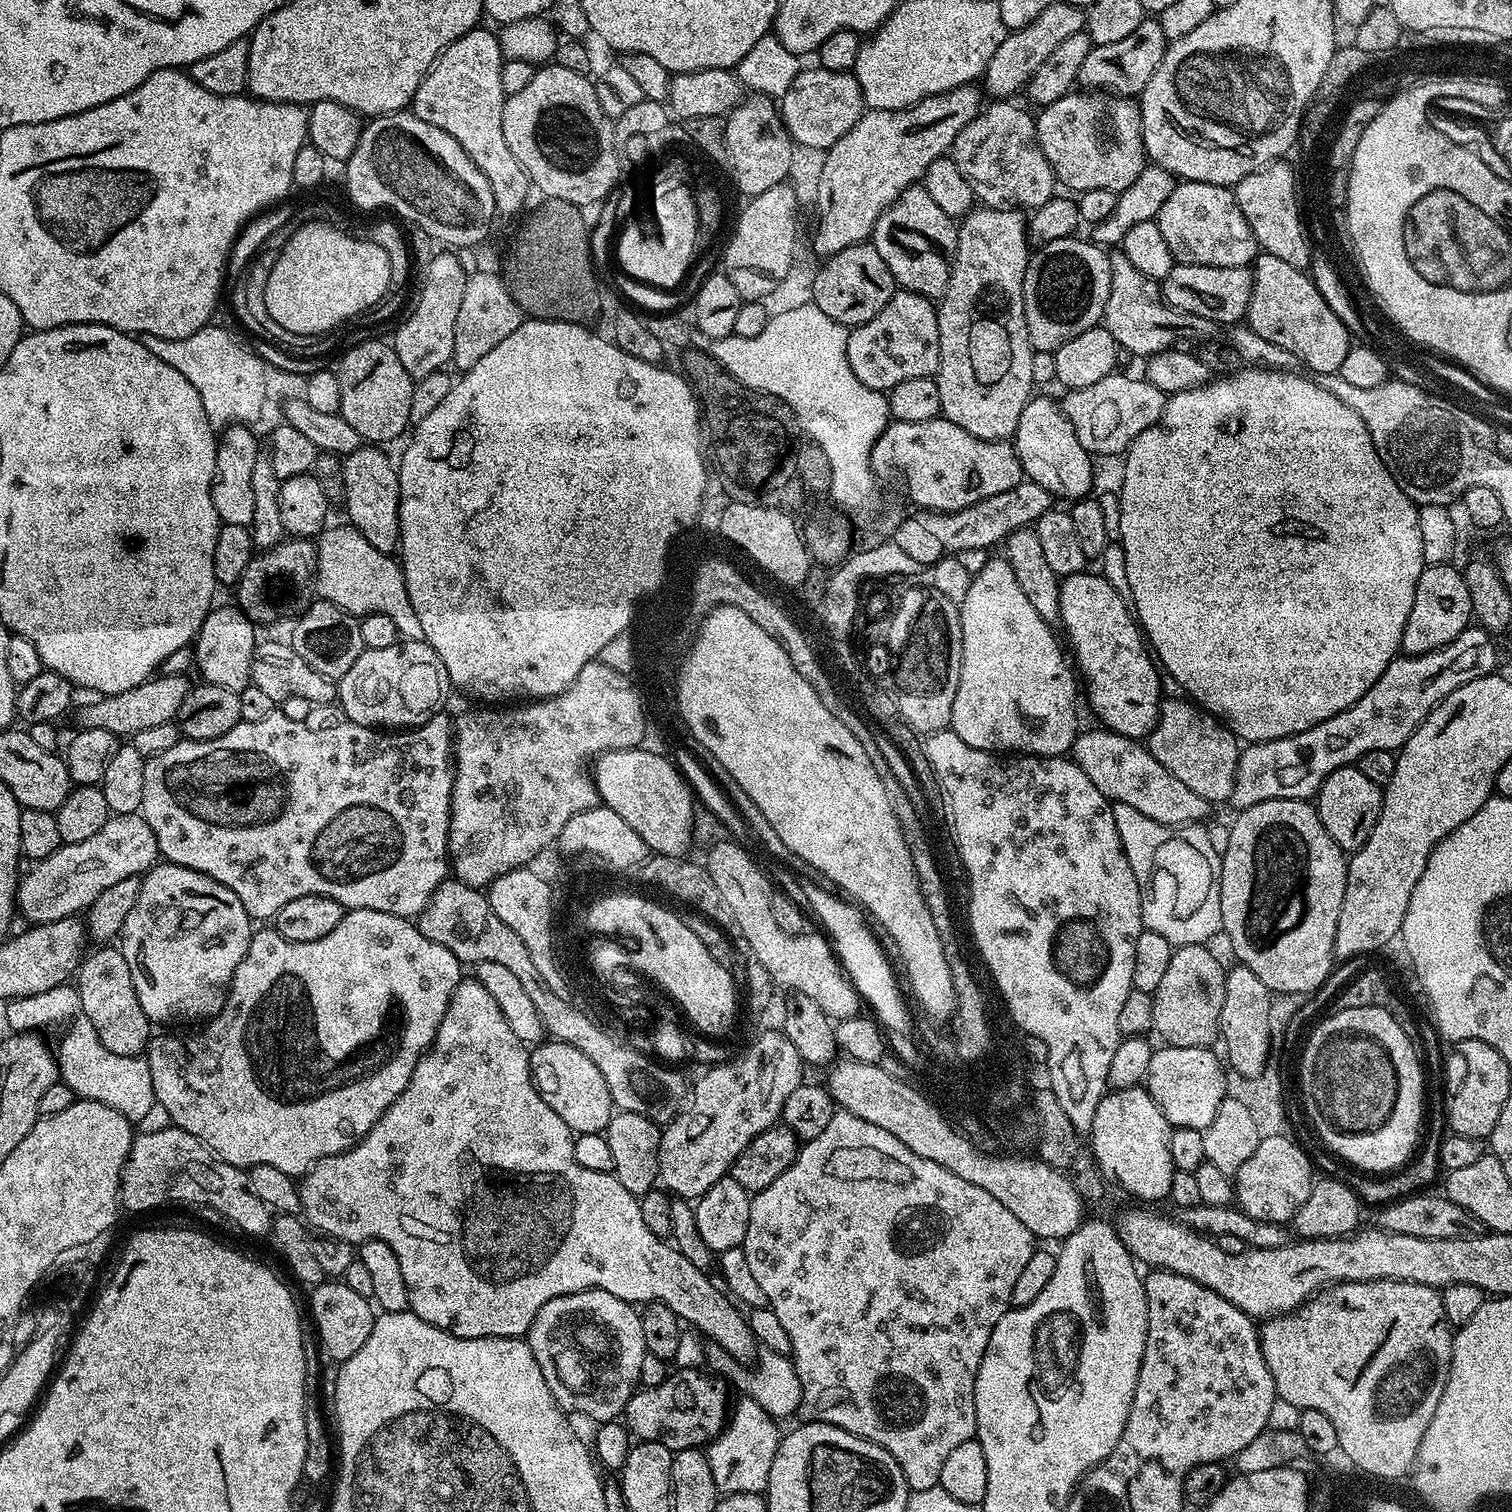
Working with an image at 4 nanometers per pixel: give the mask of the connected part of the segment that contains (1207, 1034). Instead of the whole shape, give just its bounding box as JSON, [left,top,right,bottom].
[1152,944,1226,1048]

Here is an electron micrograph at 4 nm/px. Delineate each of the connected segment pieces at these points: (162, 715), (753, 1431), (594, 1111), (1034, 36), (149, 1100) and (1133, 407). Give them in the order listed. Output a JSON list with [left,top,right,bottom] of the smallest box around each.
[[77,675,190,738],[707,1396,782,1493],[528,1039,614,1133],[983,2,1085,98],[6,985,155,1122],[1063,374,1166,456]]

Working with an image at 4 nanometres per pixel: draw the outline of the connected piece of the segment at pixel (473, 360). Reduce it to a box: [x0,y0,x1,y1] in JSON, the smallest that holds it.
[451,270,521,370]

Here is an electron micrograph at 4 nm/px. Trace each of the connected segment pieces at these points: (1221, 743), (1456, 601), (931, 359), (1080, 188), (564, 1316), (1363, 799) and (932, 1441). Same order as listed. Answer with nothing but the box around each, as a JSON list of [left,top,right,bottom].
[[1146,699,1242,802],[1400,562,1473,656],[846,290,940,393],[1036,90,1146,194],[527,1288,644,1422],[1314,766,1381,854],[742,1110,1034,1492]]

